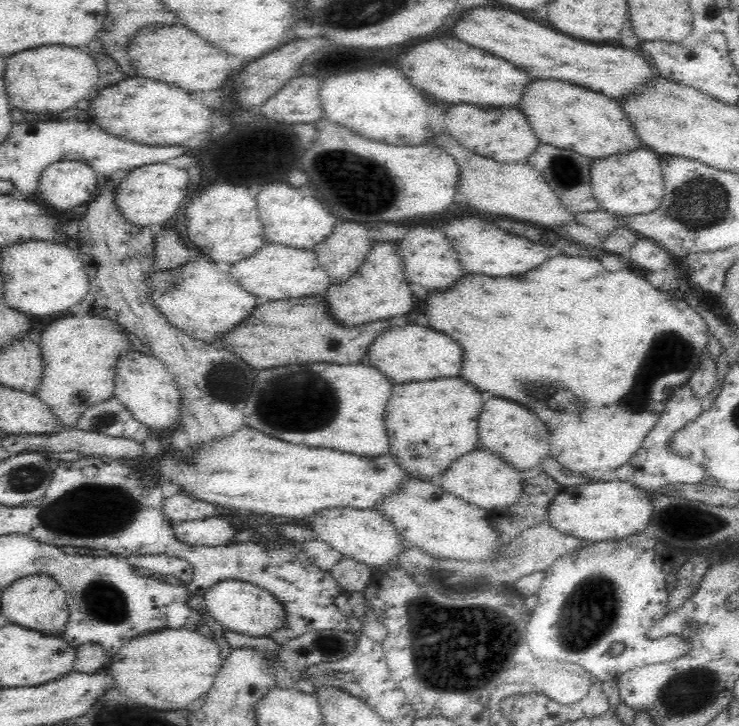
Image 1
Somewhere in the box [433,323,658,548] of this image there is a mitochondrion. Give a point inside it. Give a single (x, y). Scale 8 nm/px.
(547, 394)

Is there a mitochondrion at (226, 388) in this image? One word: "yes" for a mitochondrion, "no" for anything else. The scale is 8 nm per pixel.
yes

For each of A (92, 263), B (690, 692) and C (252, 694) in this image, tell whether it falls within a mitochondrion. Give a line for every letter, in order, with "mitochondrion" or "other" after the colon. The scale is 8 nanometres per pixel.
A: other
B: mitochondrion
C: other

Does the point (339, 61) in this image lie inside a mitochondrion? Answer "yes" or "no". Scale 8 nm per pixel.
no

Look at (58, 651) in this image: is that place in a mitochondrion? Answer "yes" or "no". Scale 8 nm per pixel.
no

